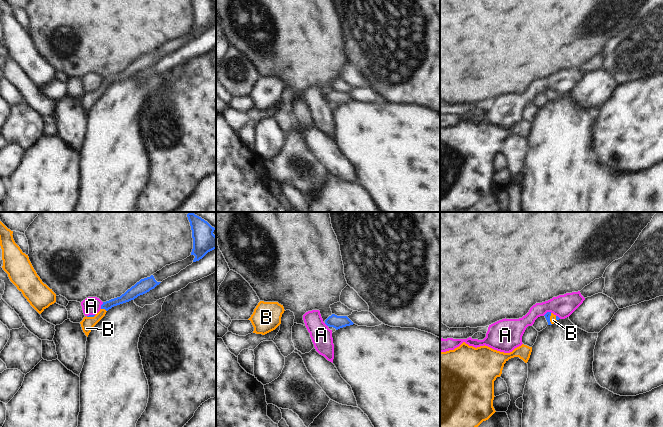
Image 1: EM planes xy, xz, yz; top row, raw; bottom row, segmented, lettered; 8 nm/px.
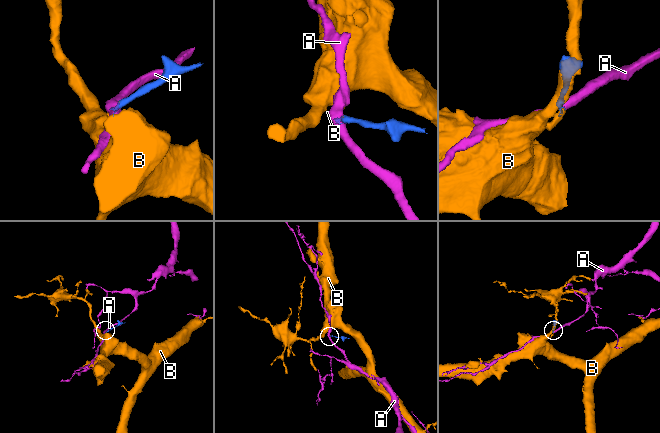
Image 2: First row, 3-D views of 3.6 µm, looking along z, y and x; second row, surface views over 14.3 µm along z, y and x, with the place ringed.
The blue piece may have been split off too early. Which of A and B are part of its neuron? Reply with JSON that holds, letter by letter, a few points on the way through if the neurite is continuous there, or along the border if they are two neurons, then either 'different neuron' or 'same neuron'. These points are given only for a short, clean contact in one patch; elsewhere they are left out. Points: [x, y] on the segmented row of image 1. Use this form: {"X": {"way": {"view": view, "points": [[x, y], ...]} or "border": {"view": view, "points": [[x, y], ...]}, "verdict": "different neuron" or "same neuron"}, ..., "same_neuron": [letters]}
{"A": {"border": {"view": "xy", "points": [[103, 302], [100, 308]]}, "verdict": "different neuron"}, "B": {"way": {"view": "xy", "points": [[130, 294], [108, 304], [104, 308], [96, 318], [87, 324]]}, "verdict": "same neuron"}, "same_neuron": ["B"]}

